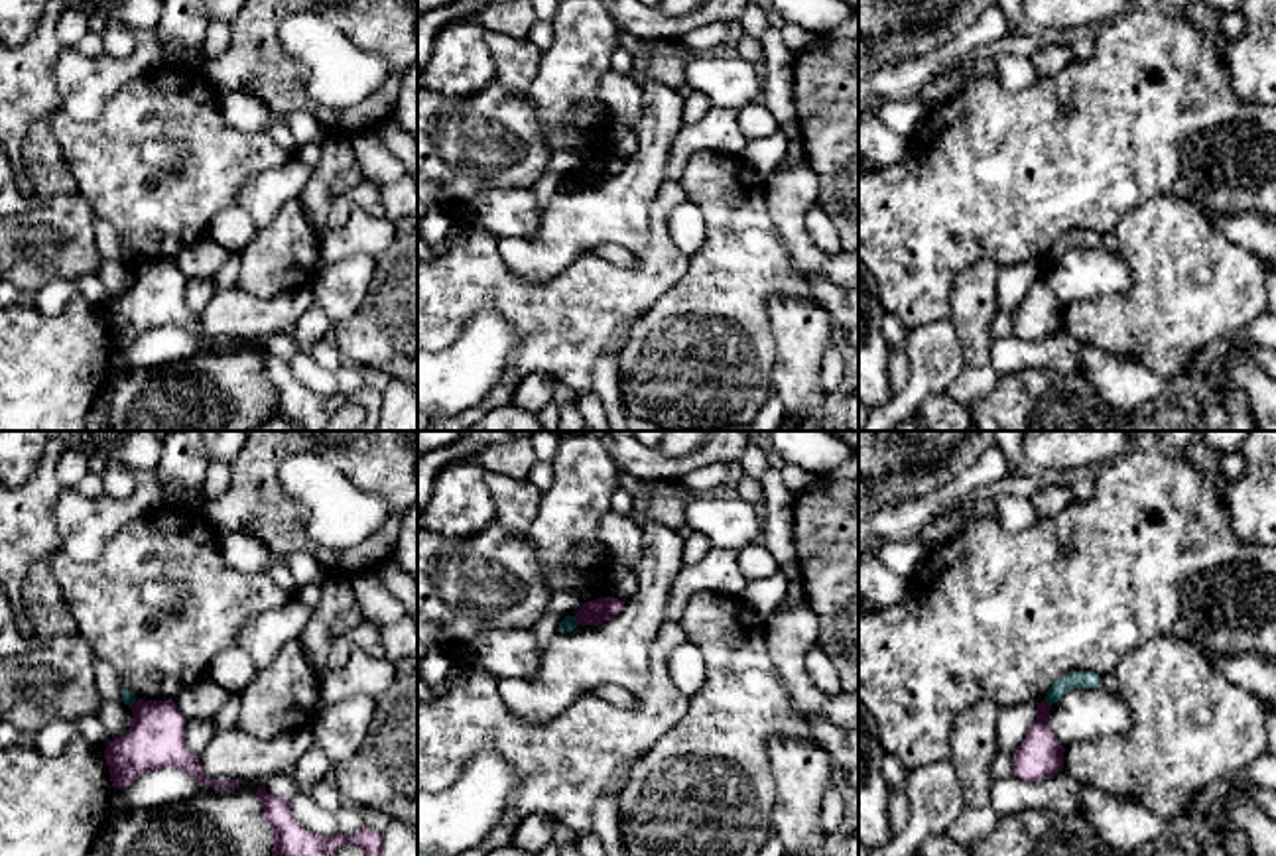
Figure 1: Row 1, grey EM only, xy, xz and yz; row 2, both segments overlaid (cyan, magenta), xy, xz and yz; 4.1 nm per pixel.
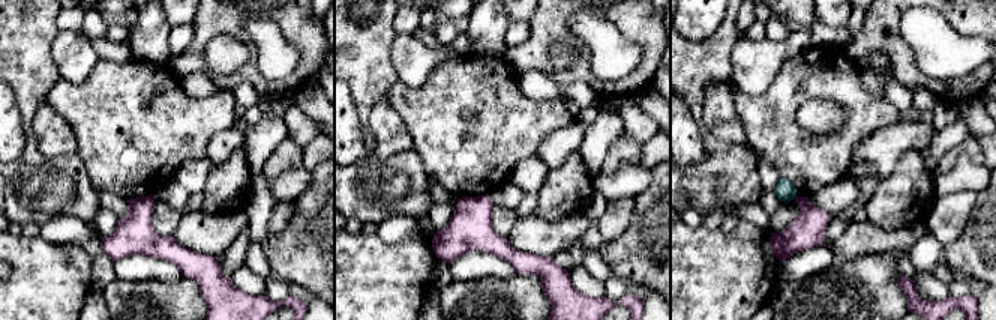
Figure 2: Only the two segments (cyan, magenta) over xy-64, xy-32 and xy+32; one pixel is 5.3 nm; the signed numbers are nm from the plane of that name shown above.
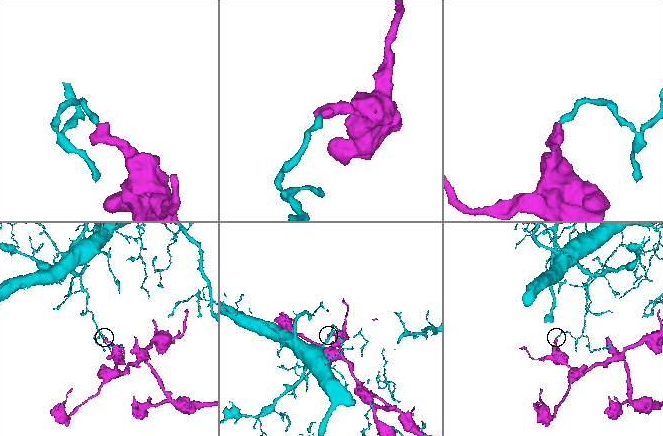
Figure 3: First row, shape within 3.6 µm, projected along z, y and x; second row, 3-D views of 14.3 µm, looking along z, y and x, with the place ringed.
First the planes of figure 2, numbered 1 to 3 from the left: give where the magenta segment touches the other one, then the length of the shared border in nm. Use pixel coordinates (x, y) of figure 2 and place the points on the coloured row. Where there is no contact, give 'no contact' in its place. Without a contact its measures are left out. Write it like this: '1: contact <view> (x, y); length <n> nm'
1: no contact
2: no contact
3: no contact

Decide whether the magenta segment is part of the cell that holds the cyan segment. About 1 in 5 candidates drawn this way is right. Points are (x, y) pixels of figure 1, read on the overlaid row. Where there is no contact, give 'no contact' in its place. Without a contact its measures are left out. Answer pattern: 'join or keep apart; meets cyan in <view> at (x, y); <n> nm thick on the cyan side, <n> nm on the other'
keep apart; meets cyan in xz at (575, 620); 60 nm thick on the cyan side, 100 nm on the other

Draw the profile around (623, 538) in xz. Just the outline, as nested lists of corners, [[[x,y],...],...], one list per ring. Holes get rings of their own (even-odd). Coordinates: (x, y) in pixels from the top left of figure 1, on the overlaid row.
[[[608,512],[601,521],[601,541],[612,553],[616,563],[636,569],[644,553],[644,529],[630,518]]]

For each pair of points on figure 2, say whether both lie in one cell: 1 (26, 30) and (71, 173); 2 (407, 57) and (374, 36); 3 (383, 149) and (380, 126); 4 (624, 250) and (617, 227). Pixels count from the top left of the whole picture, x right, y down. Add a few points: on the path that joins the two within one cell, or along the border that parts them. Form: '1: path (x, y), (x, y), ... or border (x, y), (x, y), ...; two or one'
1: path (27, 71), (30, 152); one
2: border (396, 33), (390, 47), (390, 62), (399, 80); two
3: path (383, 143), (383, 132); one
4: border (633, 202), (630, 224), (617, 238), (605, 242); two

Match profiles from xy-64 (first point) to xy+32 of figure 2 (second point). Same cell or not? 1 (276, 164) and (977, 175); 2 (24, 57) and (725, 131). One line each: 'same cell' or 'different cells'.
1: different cells
2: different cells

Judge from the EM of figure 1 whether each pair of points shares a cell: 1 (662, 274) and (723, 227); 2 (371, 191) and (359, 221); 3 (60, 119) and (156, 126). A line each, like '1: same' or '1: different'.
1: different
2: different
3: same

